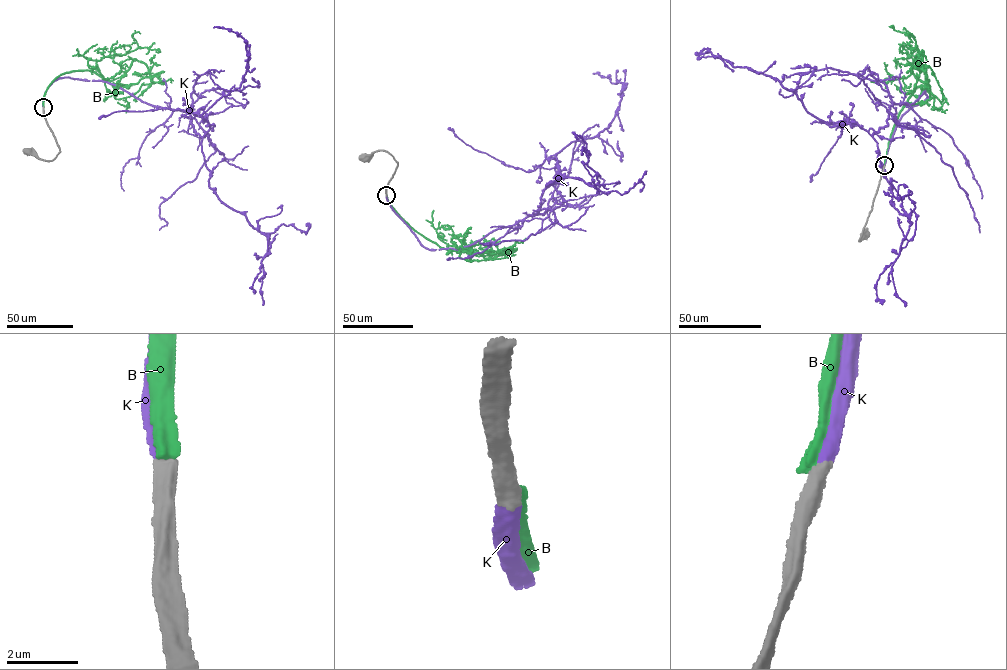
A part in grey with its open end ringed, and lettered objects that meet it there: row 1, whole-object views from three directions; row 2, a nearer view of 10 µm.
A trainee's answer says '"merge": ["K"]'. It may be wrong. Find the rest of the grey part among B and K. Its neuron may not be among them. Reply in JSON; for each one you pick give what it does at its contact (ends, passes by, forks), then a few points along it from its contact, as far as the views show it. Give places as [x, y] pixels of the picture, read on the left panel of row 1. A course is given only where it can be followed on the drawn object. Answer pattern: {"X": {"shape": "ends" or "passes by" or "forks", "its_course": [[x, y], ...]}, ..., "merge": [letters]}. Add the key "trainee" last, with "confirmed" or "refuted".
{"K": {"shape": "ends", "its_course": [[43, 107], [48, 87], [68, 77], [106, 81], [190, 115], [202, 138], [209, 186], [269, 242], [255, 292]]}, "merge": ["K"], "trainee": "confirmed"}

